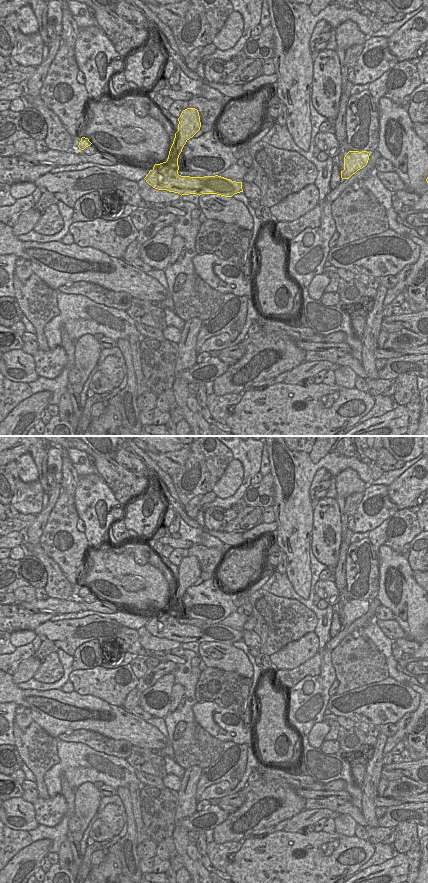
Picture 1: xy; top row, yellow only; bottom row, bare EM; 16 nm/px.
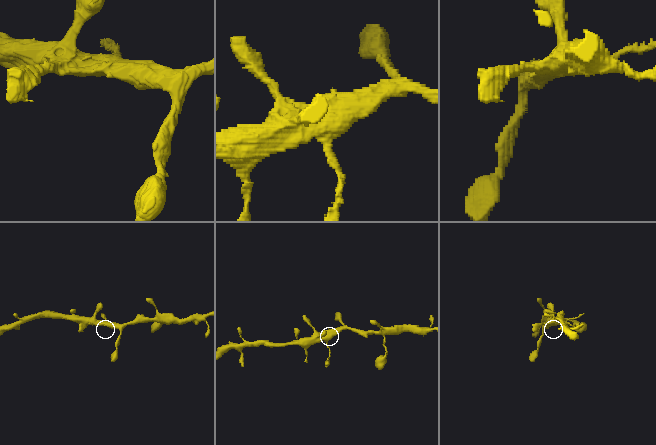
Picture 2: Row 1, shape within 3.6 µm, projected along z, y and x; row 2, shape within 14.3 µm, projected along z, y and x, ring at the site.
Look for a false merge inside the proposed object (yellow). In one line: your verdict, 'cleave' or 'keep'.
keep

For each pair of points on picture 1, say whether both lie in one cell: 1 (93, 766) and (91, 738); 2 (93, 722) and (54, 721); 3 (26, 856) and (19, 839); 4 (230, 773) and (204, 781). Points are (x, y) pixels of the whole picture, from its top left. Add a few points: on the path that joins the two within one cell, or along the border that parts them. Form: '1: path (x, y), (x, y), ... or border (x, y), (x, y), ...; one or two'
1: border (70, 741), (85, 743), (95, 750), (114, 756); two
2: path (83, 722), (64, 721); one
3: border (33, 842), (23, 847), (10, 860); two
4: path (224, 773), (210, 775); one

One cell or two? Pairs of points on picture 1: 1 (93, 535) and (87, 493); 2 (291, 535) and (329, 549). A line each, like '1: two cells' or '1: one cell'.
1: one cell
2: two cells

